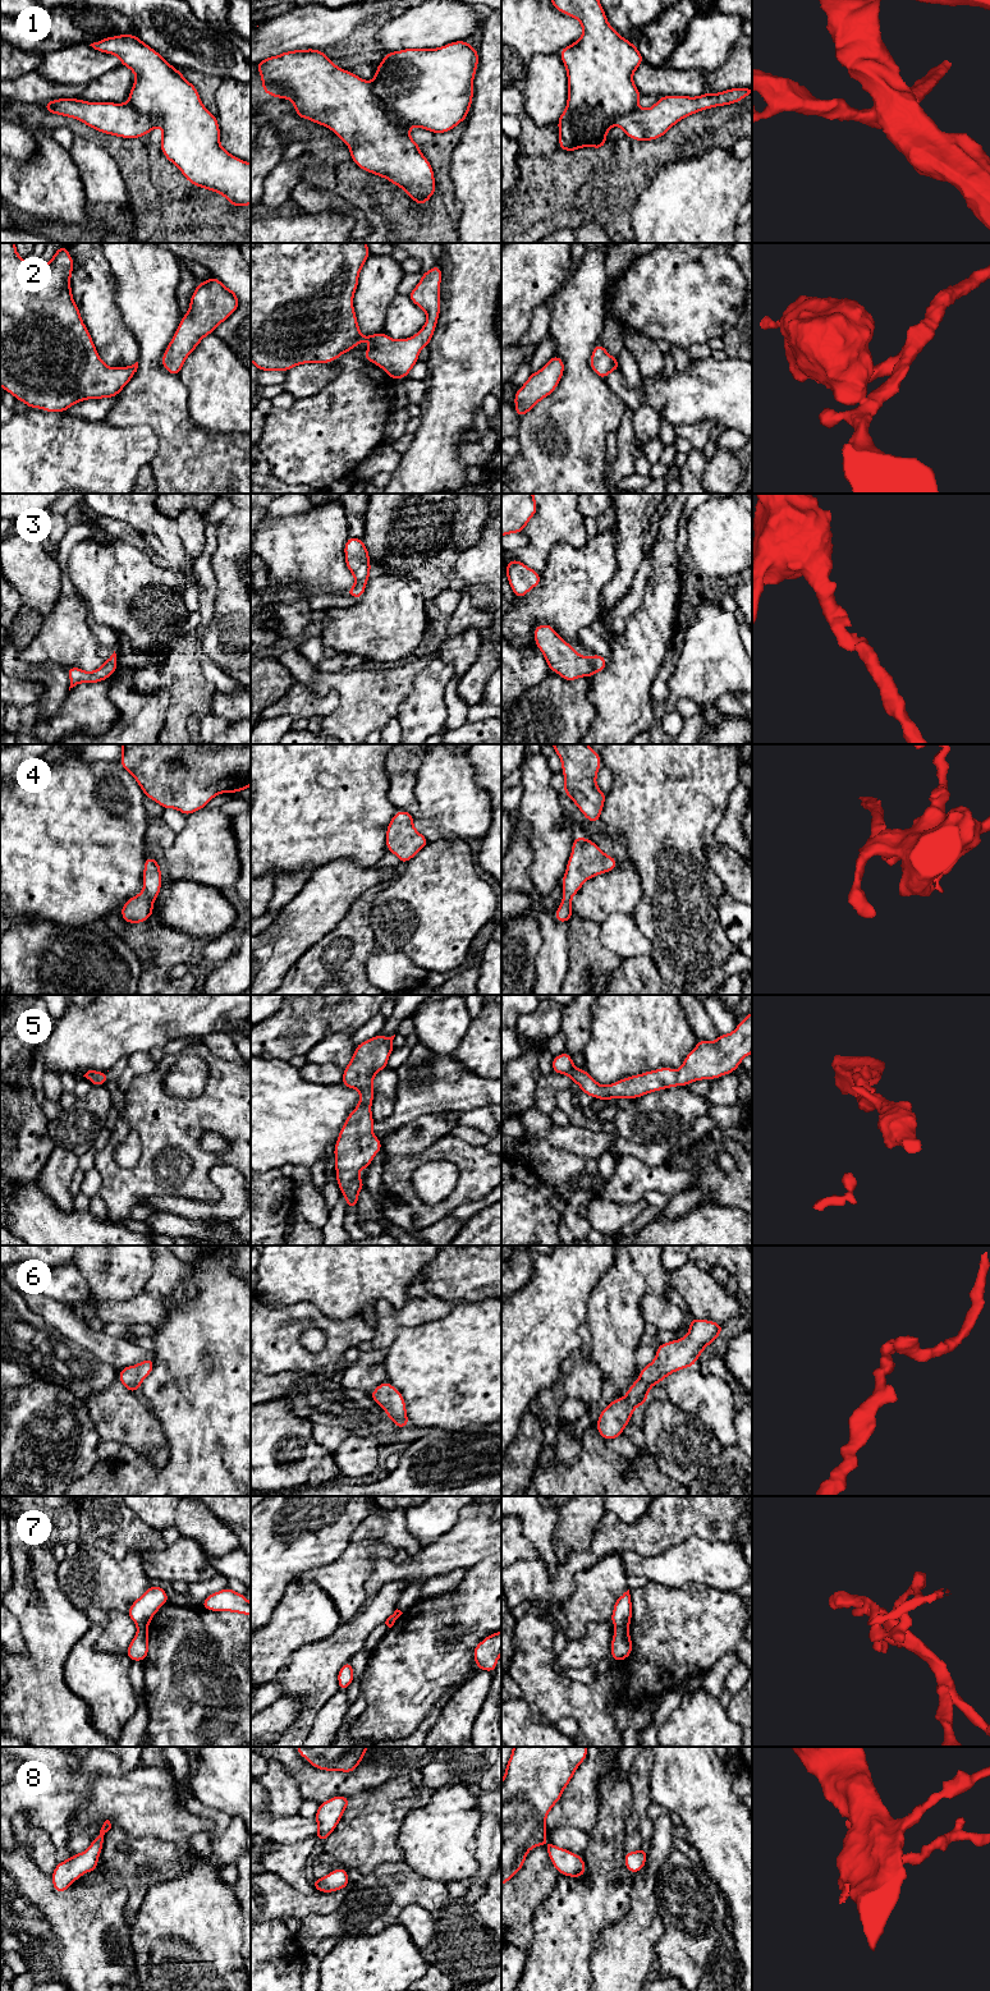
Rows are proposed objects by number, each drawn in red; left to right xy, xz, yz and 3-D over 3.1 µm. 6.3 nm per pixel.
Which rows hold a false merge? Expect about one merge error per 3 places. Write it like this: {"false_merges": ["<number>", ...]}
{"false_merges": ["1", "7"]}

